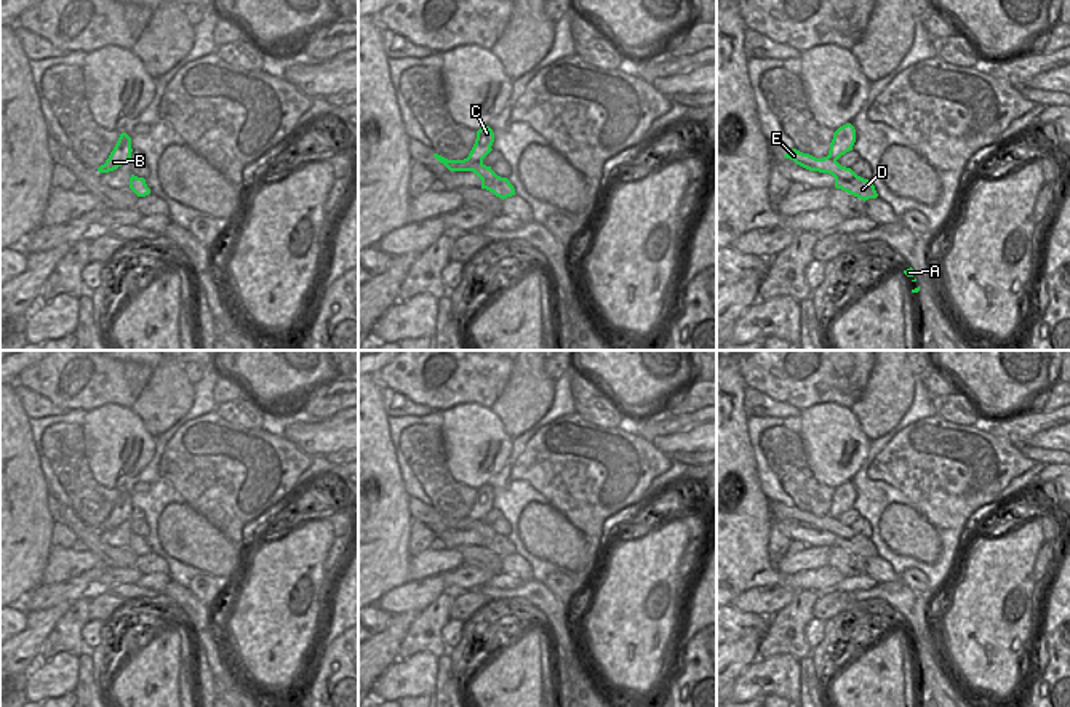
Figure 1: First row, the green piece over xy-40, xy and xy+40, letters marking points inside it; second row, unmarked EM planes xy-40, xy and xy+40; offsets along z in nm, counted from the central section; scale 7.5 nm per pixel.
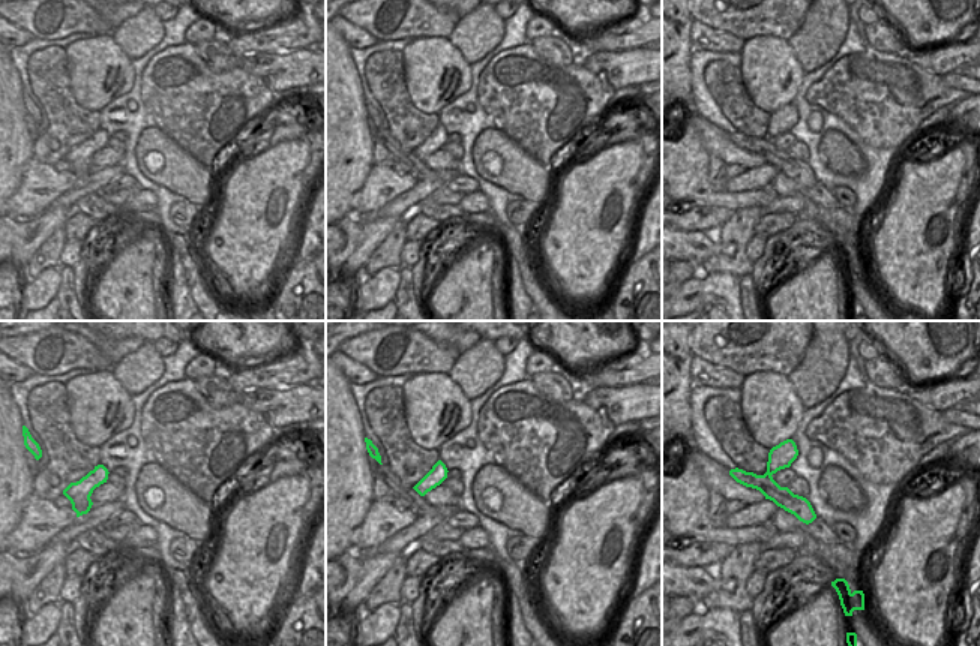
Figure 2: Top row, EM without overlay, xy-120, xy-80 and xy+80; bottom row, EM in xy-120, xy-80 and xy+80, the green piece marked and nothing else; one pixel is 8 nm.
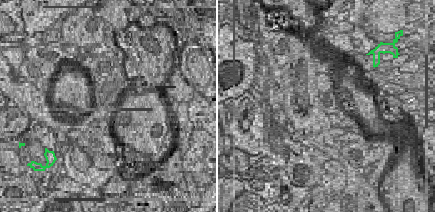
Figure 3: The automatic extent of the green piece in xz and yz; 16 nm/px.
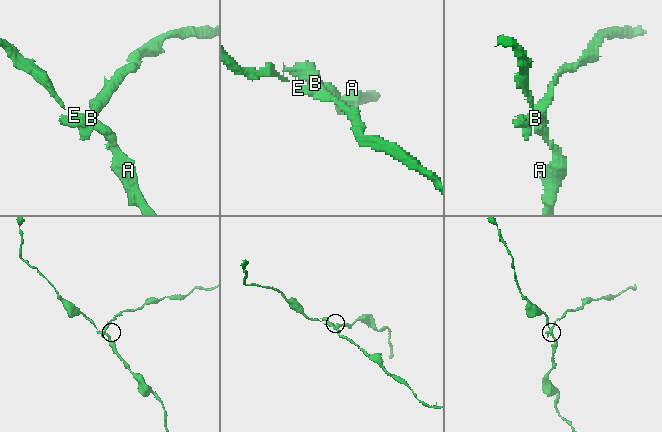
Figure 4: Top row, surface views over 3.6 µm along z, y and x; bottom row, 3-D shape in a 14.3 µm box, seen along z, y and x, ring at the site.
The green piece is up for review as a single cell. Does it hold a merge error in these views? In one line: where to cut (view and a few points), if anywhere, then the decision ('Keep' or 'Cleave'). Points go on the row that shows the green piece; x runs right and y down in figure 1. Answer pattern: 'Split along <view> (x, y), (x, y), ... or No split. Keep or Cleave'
Split along xy (467, 157), (482, 163). Cleave.

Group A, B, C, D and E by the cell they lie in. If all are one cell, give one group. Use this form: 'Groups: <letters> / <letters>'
Groups: A D E / B C.

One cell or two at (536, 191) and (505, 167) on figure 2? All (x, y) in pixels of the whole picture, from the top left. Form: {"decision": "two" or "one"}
{"decision": "one"}

